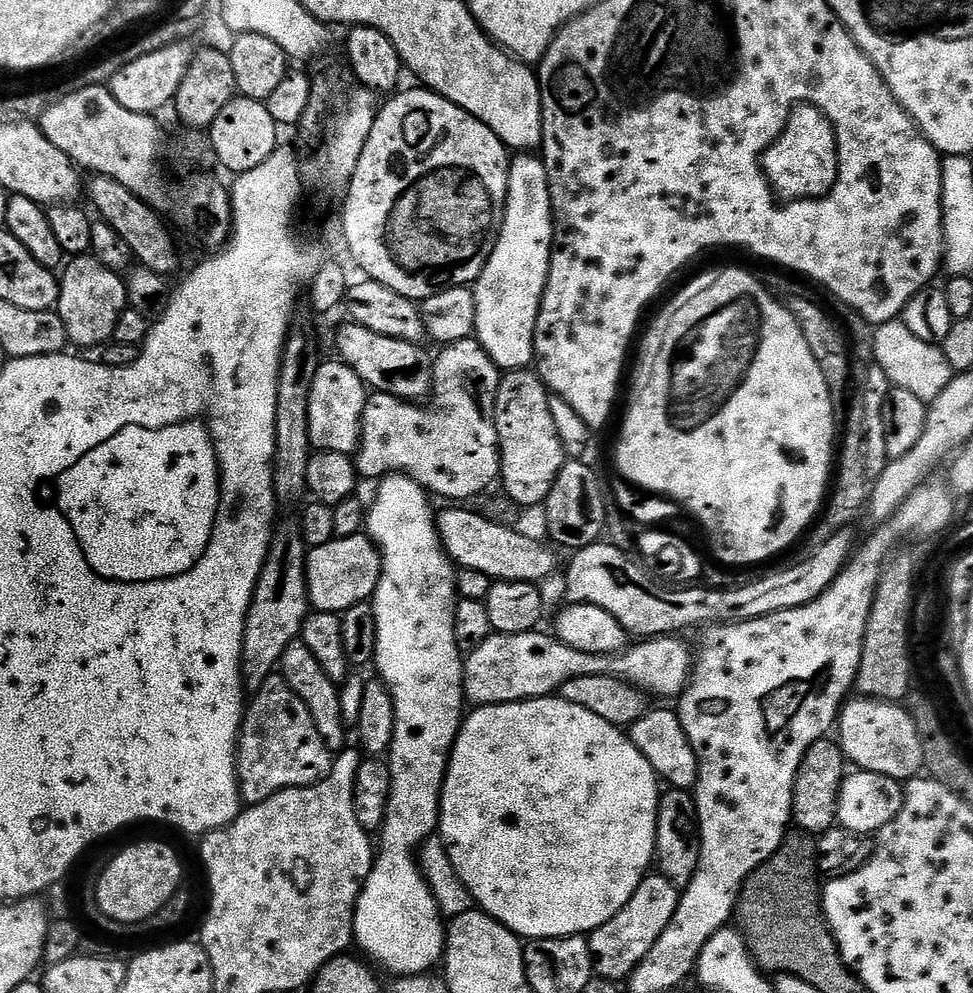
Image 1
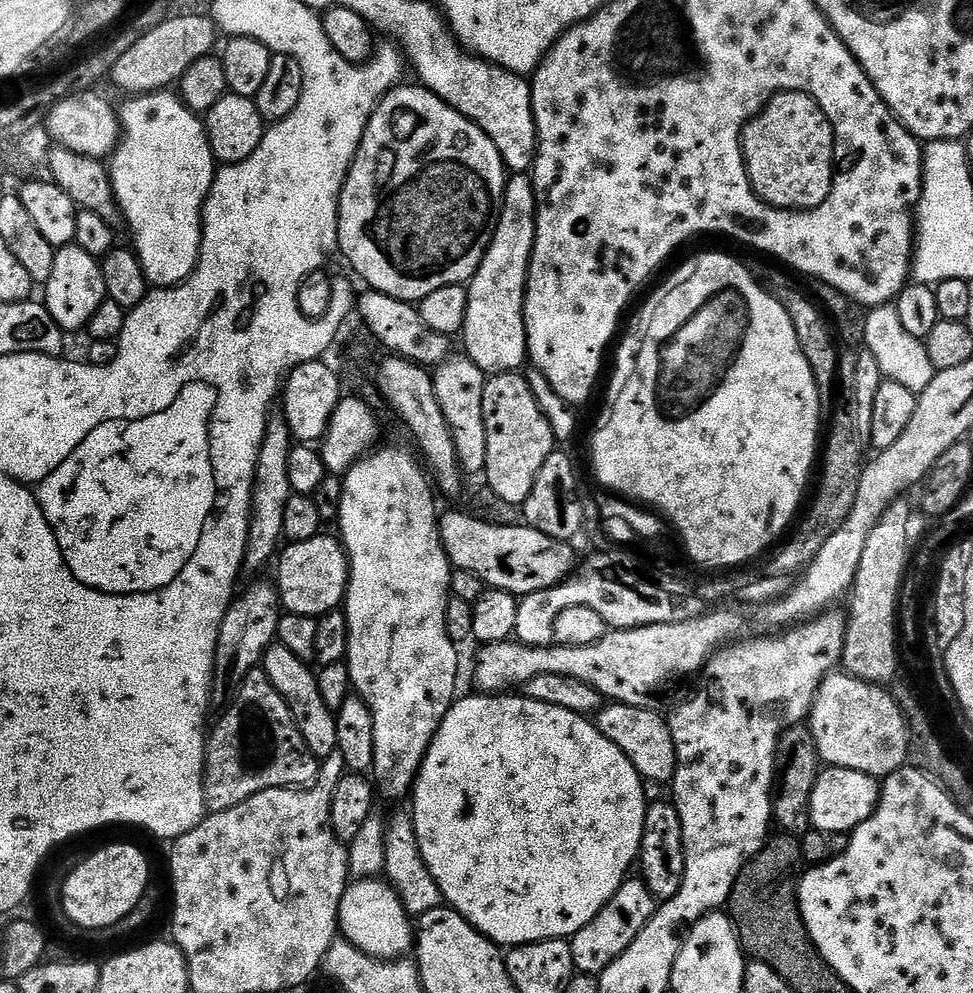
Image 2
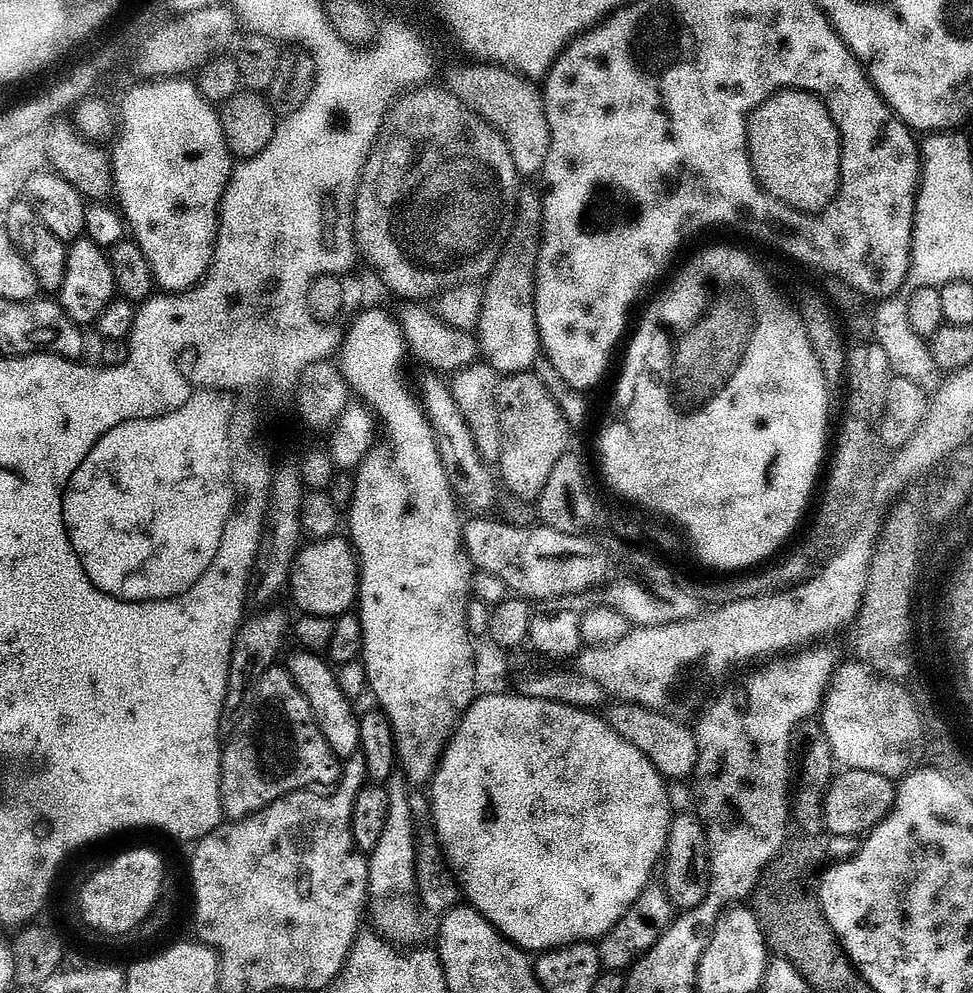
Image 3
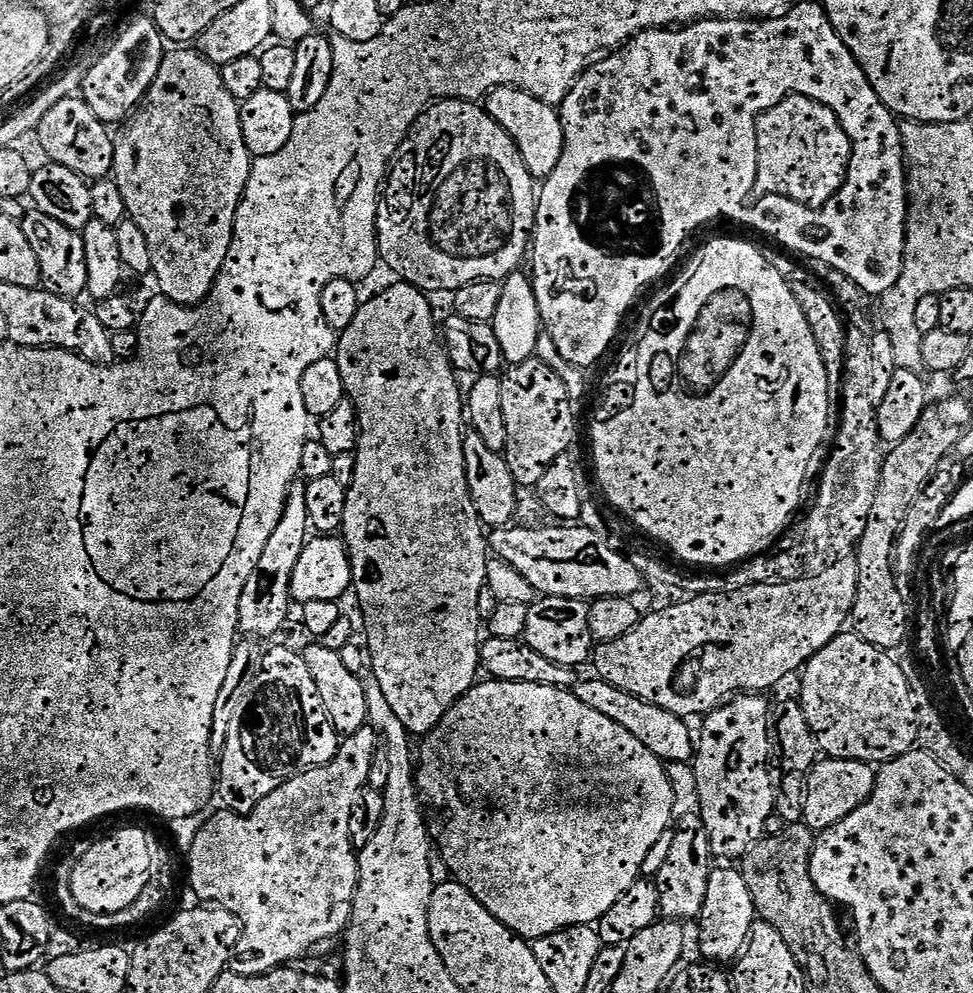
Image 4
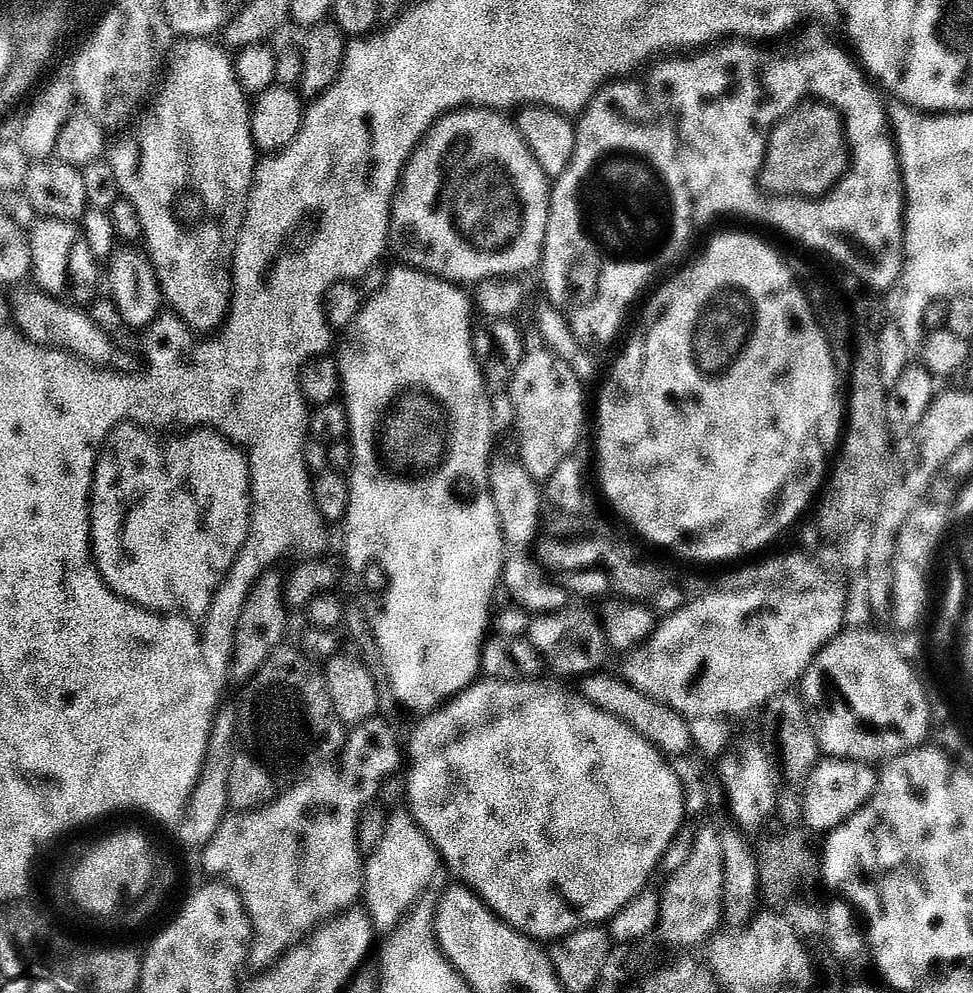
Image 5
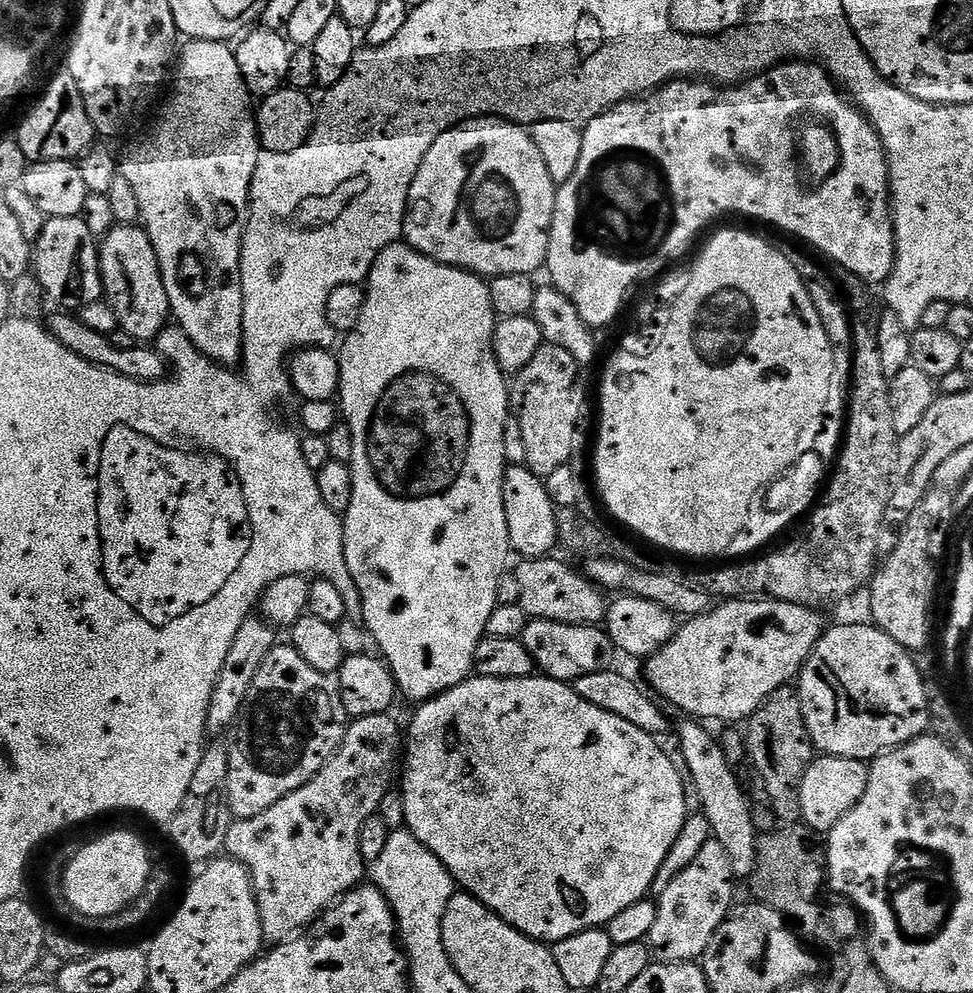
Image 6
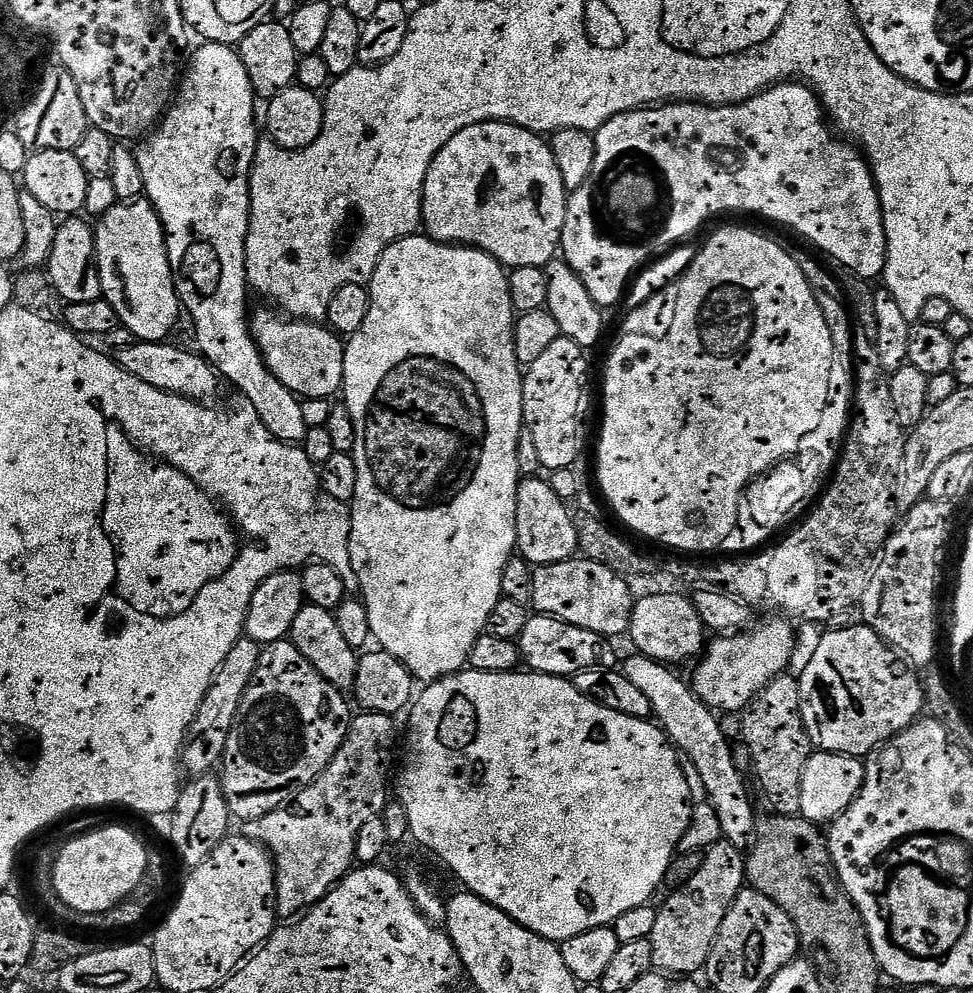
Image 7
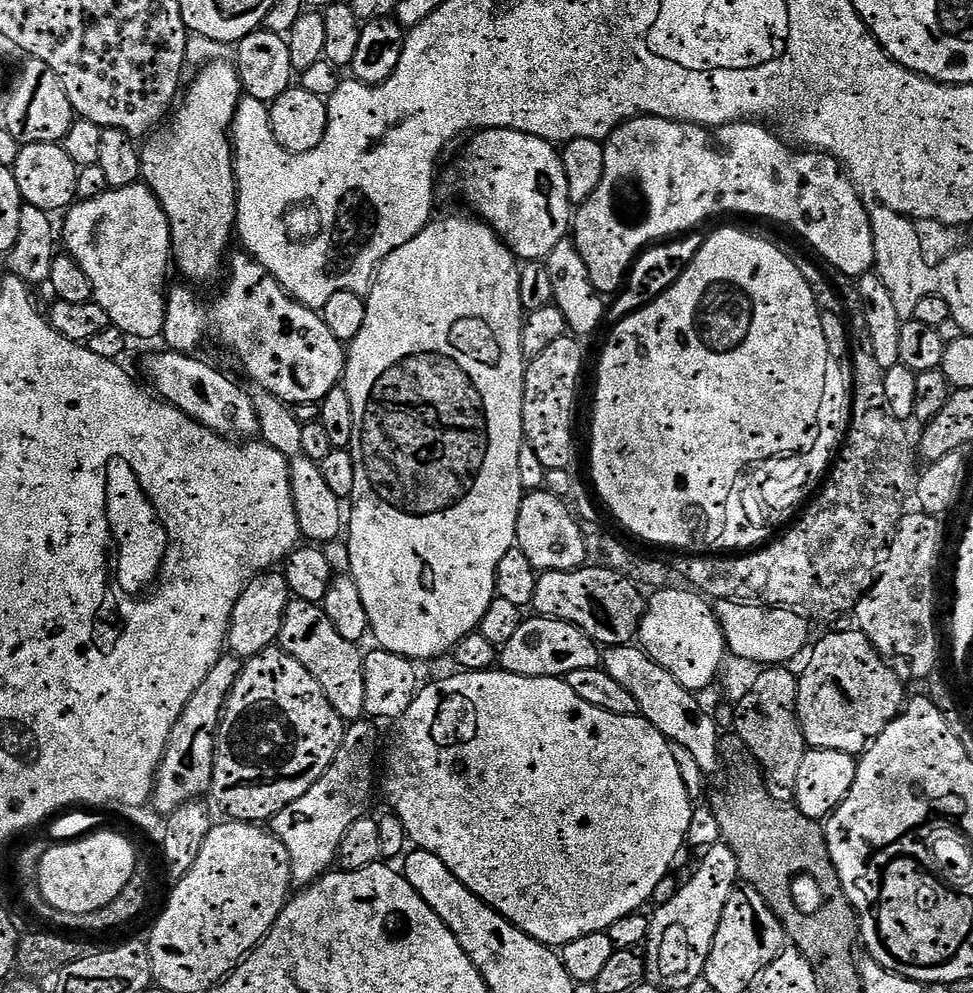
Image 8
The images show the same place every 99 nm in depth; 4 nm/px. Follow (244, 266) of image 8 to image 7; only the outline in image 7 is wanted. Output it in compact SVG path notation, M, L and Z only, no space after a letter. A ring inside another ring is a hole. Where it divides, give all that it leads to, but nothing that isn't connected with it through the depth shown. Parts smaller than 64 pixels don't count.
M256 311L250 316L252 336L258 342L269 370L283 386L300 398L327 400L334 397L335 392L337 395L344 382L345 345L341 337L323 323L280 316L272 312Z

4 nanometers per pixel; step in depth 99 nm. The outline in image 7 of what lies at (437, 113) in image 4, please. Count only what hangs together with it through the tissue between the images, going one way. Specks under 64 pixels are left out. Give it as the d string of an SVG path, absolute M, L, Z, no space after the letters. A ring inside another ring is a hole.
M487 120L466 126L466 130L454 134L434 158L424 183L420 211L422 228L442 244L482 250L503 264L505 269L544 269L551 260L557 259L560 252L569 195L562 170L558 170L558 162L554 162L552 145L543 135L517 128L507 120Z

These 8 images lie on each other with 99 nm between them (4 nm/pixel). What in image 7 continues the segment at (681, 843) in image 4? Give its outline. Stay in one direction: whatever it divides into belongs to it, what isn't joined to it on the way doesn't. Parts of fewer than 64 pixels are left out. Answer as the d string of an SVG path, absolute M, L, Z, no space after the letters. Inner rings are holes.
M723 838L717 839L717 844L704 856L700 869L665 902L659 905L657 921L654 922L654 930L651 934L652 949L654 955L653 967L659 971L674 976L690 976L705 967L707 958L716 940L718 930L734 902L734 898L740 893L740 889L746 884L746 856L743 851Z

